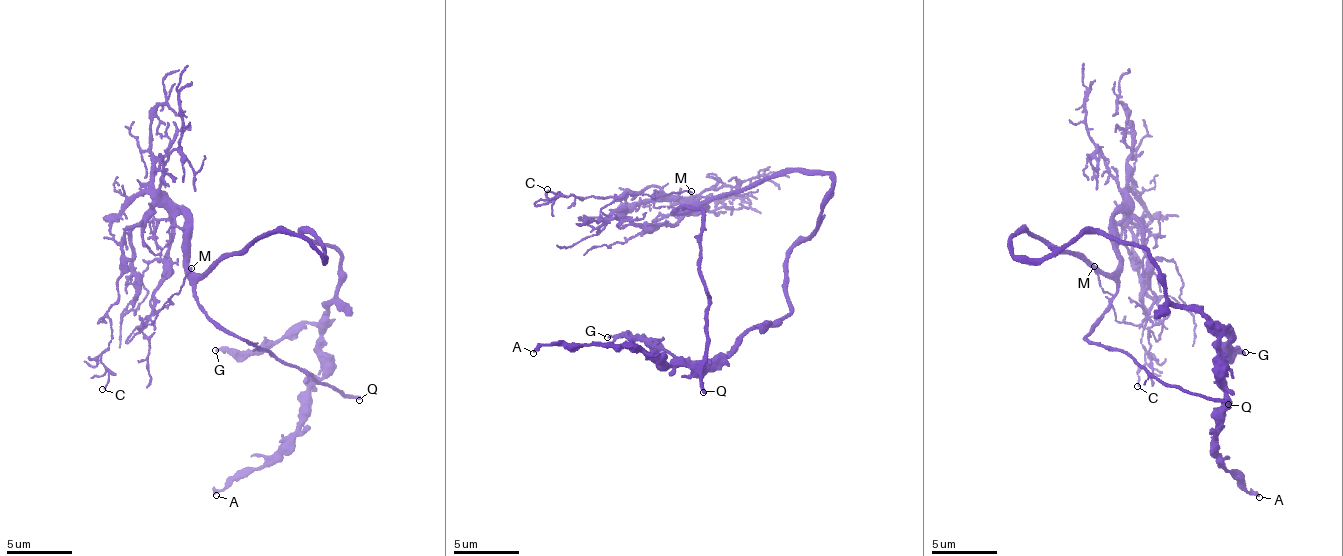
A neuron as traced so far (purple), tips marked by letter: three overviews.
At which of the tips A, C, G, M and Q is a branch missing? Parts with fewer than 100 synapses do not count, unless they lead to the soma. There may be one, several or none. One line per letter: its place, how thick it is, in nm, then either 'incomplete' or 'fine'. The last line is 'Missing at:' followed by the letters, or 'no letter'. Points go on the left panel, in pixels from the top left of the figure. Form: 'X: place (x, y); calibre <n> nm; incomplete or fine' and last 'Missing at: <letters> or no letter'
A: place (216, 495); calibre 260 nm; fine
C: place (102, 389); calibre 100 nm; fine
G: place (215, 350); calibre 280 nm; fine
M: place (191, 268); calibre 80 nm; fine
Q: place (359, 400); calibre 240 nm; incomplete
Missing at: Q

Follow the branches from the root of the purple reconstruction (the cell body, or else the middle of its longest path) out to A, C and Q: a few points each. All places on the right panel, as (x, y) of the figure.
A: (1020, 259), (1043, 259), (1082, 232), (1145, 246), (1166, 295), (1217, 338), (1225, 394), (1218, 449), (1259, 497)
C: (1020, 259), (1013, 235), (1033, 231), (1114, 273), (1115, 226), (1127, 206), (1146, 311), (1137, 386)
Q: (1020, 259), (1013, 235), (1033, 231), (1090, 260), (1117, 296), (1089, 343), (1127, 350), (1164, 384), (1228, 404)

